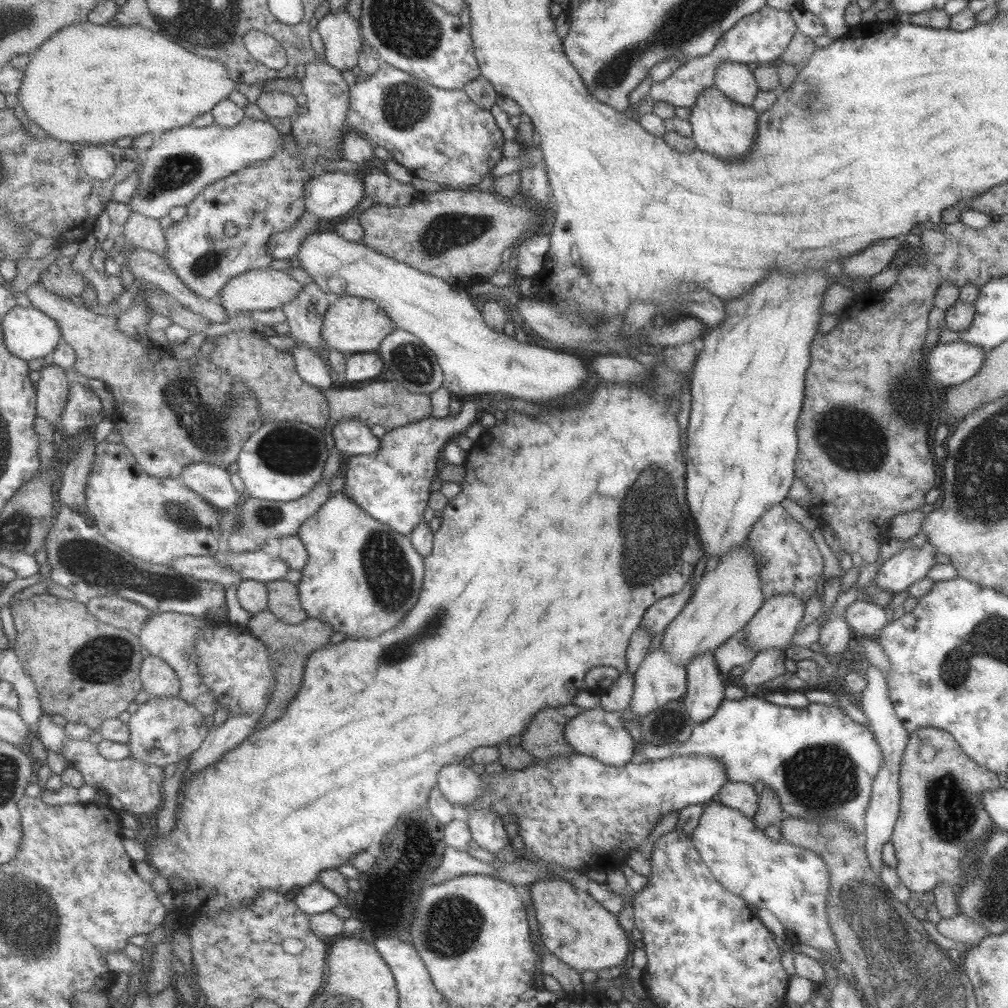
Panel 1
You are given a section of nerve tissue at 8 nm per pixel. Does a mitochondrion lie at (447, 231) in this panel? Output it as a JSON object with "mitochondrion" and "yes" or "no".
{"mitochondrion":"yes"}

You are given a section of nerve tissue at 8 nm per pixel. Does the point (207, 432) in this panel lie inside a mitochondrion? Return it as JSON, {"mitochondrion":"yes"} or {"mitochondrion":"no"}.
{"mitochondrion":"yes"}

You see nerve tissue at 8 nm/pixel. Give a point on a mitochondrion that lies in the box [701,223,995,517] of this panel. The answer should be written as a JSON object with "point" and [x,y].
{"point":[861,444]}

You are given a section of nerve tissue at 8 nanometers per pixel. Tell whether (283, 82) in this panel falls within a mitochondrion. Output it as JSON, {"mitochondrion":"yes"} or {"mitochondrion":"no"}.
{"mitochondrion":"no"}

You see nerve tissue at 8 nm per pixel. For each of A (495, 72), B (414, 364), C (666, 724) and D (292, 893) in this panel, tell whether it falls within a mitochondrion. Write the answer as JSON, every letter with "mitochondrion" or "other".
{"A":"other","B":"mitochondrion","C":"mitochondrion","D":"other"}

